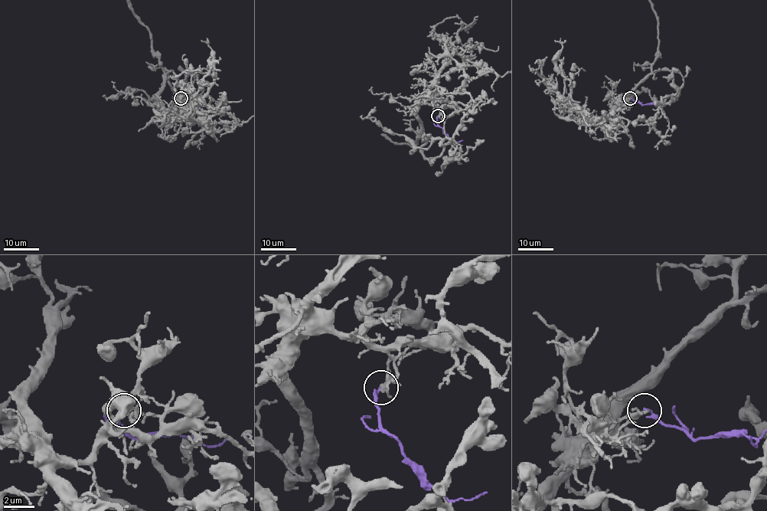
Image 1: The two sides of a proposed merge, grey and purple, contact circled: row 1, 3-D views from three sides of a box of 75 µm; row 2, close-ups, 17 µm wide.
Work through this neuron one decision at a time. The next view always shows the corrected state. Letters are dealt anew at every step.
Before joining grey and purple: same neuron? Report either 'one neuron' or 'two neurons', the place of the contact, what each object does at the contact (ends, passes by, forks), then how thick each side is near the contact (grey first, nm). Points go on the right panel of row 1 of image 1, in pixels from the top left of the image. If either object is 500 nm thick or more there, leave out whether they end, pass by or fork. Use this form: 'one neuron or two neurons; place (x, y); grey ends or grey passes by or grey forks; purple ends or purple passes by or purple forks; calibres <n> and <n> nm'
two neurons; place (630, 98); grey passes by; purple ends; calibres 190 and 200 nm

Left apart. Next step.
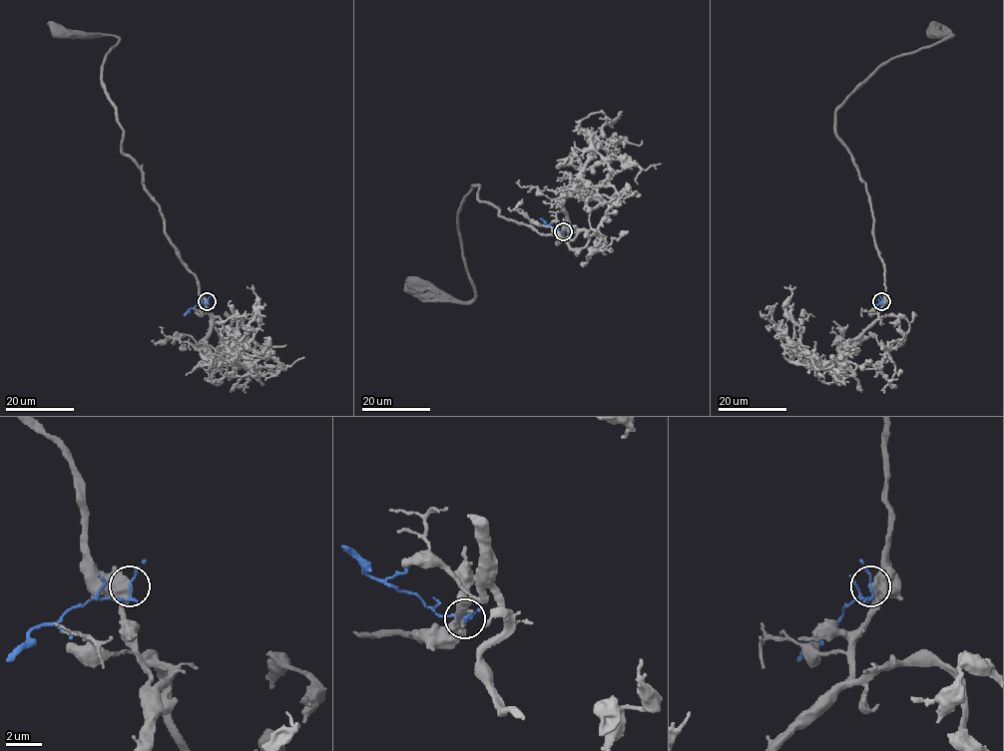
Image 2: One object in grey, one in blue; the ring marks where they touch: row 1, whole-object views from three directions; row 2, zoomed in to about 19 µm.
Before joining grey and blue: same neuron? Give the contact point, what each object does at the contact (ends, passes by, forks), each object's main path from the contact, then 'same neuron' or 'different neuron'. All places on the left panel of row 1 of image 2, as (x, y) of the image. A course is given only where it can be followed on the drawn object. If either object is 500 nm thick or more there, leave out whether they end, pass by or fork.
at (207, 301); grey passes by; blue passes by; grey runs (208, 301), (165, 233), (141, 169), (122, 150), (117, 107), (102, 83), (105, 58), (118, 39), (57, 29); blue runs (208, 301), (184, 315); different neuron

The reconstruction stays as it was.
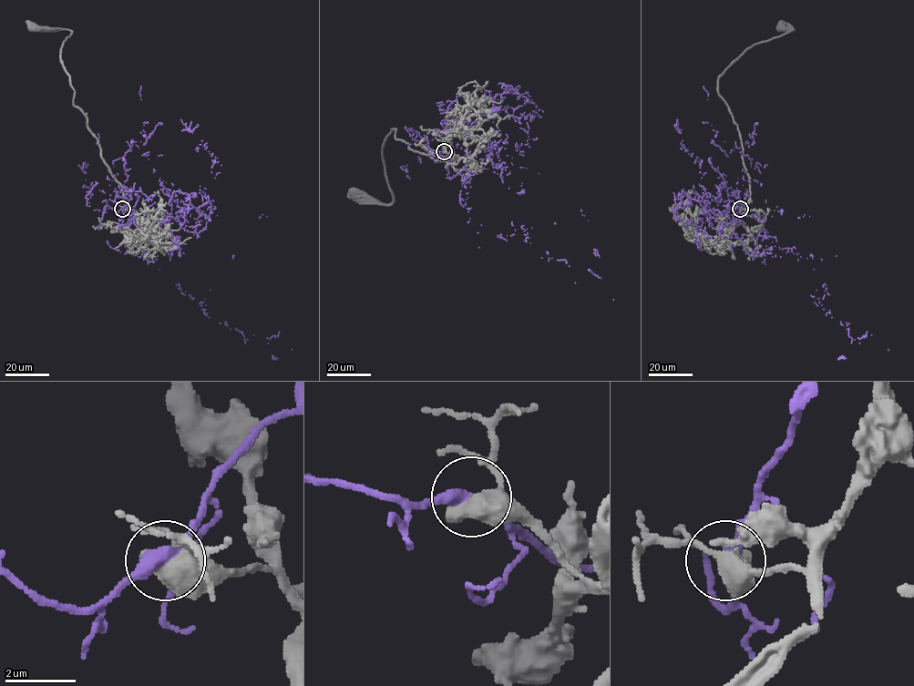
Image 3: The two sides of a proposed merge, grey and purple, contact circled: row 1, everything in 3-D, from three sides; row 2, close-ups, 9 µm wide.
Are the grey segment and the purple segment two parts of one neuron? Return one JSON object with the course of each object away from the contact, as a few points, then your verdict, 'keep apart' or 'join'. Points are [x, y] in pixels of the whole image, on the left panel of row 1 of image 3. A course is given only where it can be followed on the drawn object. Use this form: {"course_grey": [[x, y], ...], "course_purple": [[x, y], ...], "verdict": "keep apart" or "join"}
{"course_grey": [[122, 209], [128, 206], [121, 185], [74, 105], [61, 60], [71, 32], [32, 25]], "course_purple": [[122, 209], [131, 190], [149, 206], [138, 248], [209, 317], [292, 350]], "verdict": "keep apart"}

